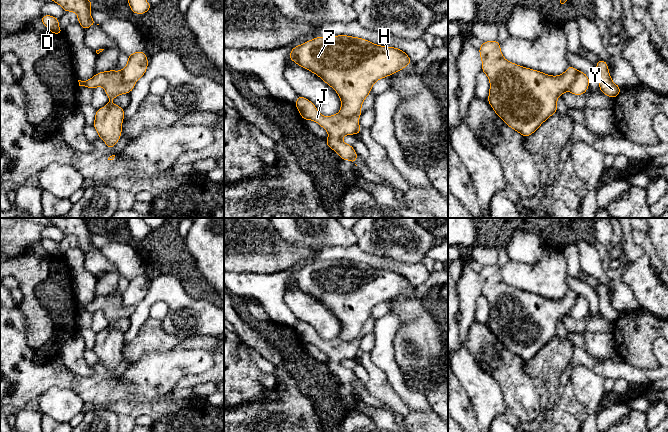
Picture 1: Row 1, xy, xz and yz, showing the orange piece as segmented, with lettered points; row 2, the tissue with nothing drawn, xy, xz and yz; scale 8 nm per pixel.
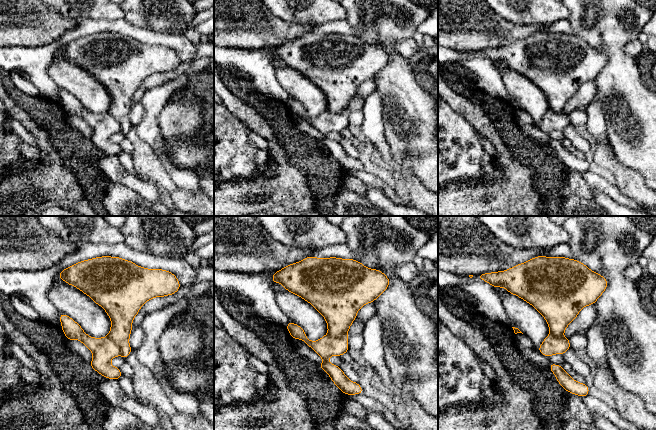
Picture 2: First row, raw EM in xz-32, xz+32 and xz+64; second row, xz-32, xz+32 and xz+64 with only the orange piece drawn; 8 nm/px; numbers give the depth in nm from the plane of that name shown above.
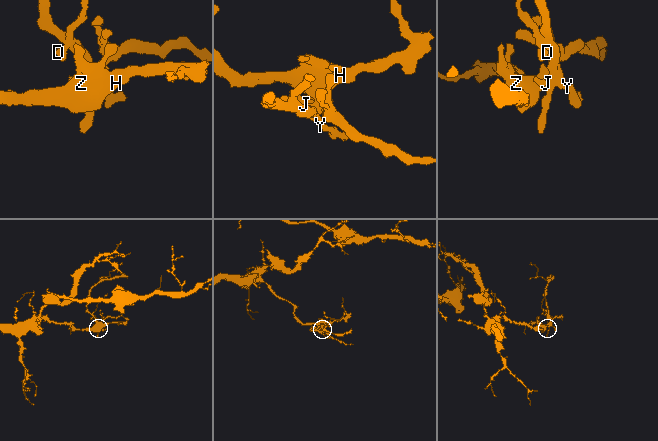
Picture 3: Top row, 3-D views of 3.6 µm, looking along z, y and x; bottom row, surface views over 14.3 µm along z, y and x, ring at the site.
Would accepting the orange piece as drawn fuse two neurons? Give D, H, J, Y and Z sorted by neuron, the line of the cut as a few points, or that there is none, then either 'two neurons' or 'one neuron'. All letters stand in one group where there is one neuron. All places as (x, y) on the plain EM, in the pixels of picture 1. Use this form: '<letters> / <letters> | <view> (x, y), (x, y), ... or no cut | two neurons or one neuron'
D J Y / H Z | xy (120, 295), (121, 301), (125, 306), (134, 307) | two neurons

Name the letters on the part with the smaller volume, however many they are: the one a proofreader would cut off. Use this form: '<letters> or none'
D, J, Y

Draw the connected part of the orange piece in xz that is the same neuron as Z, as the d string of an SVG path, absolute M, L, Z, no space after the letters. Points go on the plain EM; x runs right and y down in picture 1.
M347 259L316 261L294 271L289 283L319 300L337 316L341 323L339 338L347 342L359 342L362 327L376 305L397 297L412 285L398 272L376 269L366 263Z

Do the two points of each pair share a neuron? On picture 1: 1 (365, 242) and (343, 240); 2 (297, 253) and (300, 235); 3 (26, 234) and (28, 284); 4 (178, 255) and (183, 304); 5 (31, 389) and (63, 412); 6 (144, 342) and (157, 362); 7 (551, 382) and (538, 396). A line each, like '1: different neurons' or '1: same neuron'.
1: different neurons
2: different neurons
3: different neurons
4: different neurons
5: different neurons
6: different neurons
7: different neurons

